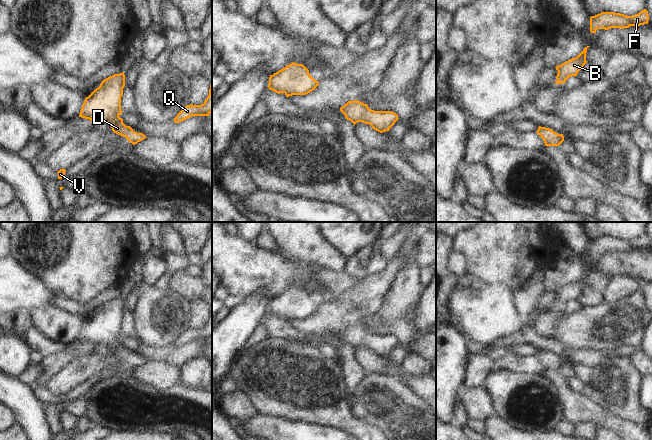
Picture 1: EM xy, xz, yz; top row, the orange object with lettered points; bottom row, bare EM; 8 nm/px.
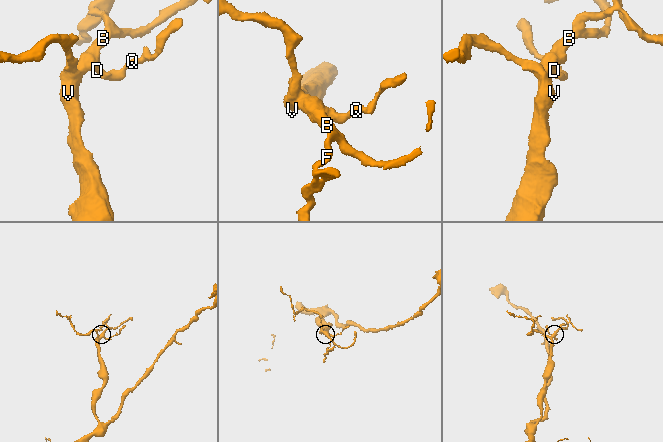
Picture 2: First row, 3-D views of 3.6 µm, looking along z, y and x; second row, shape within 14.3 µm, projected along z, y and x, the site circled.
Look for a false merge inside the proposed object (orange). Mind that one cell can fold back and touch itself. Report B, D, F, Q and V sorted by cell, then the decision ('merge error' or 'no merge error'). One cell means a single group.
B D F Q V | no merge error

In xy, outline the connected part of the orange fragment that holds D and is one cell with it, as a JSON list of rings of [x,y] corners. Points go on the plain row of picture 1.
[[[124,296],[104,303],[100,310],[85,322],[79,341],[89,343],[93,349],[100,345],[108,347],[114,357],[135,369],[147,361],[126,350],[119,341],[122,338],[121,321],[124,310]]]

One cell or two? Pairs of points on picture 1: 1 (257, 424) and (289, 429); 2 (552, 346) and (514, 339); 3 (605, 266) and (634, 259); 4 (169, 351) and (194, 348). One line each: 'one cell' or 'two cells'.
1: one cell
2: one cell
3: one cell
4: one cell

